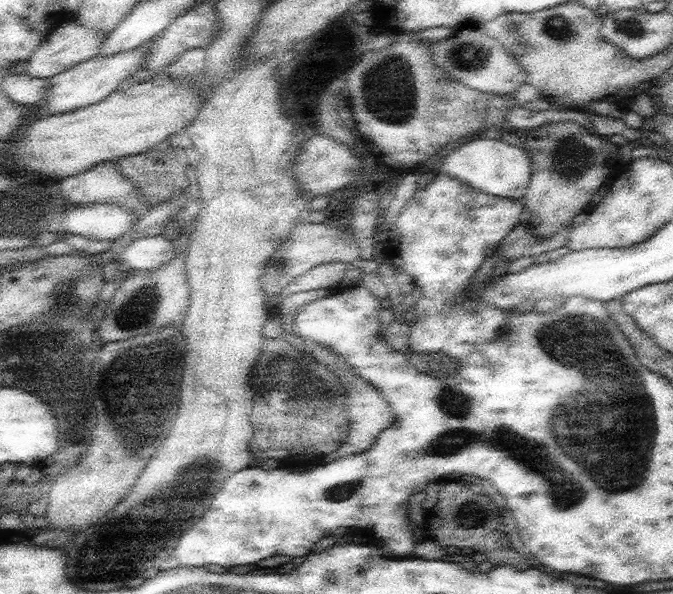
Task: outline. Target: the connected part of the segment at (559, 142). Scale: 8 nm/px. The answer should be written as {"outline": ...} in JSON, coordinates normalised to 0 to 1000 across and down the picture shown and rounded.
{"outline":[[[847,204],[814,205],[807,212],[785,219],[780,232],[783,254],[789,259],[790,293],[789,306],[779,338],[776,374],[785,379],[788,391],[798,401],[814,401],[850,377],[853,367],[874,355],[878,337],[909,290],[909,279],[918,276],[918,251],[905,231],[880,227],[868,214]]]}

